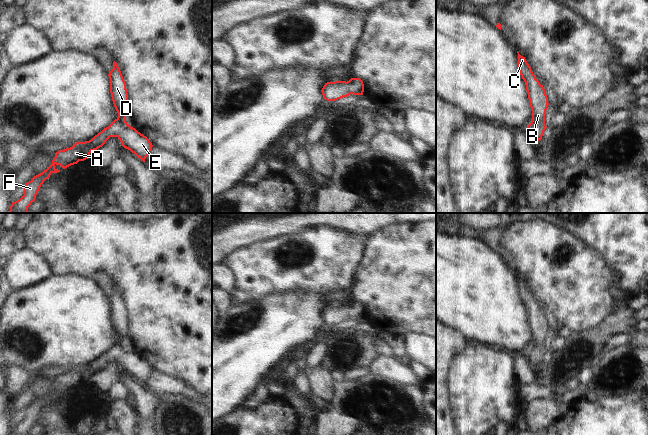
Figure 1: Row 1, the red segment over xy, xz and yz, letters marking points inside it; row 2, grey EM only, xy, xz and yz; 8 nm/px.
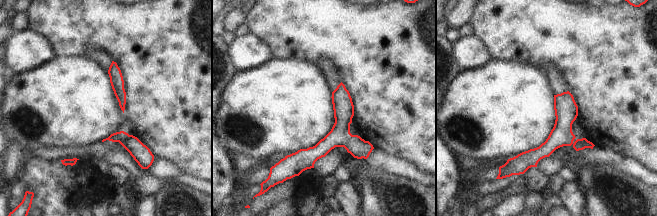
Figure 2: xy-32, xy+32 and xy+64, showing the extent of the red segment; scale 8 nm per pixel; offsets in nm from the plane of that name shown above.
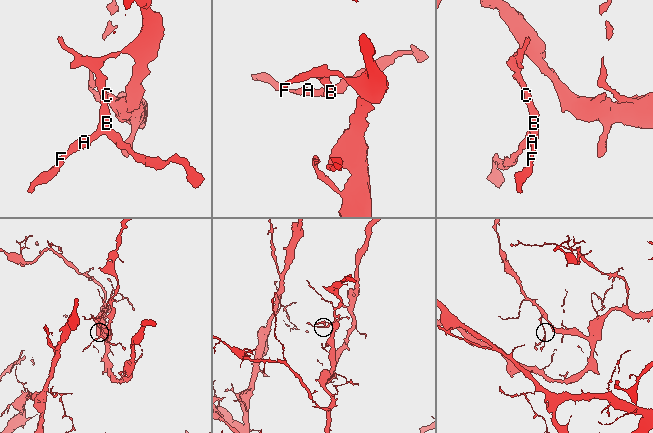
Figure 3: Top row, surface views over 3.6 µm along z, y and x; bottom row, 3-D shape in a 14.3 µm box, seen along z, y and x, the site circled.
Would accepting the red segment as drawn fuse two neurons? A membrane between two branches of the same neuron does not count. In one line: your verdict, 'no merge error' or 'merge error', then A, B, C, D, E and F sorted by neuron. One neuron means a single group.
no merge error; A B C D E F

